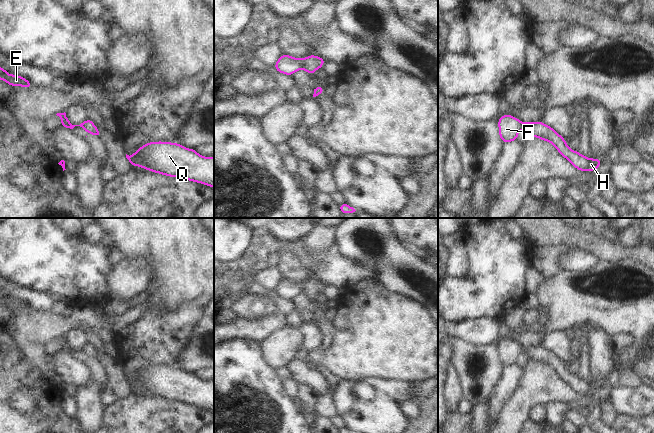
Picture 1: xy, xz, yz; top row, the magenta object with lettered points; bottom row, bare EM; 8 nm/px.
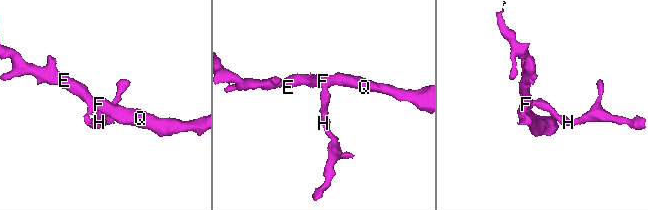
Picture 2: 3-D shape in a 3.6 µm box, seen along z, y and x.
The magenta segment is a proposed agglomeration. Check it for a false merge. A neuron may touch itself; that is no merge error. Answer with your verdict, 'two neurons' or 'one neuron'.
one neuron

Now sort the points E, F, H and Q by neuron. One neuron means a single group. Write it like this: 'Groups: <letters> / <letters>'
Groups: E F H Q.

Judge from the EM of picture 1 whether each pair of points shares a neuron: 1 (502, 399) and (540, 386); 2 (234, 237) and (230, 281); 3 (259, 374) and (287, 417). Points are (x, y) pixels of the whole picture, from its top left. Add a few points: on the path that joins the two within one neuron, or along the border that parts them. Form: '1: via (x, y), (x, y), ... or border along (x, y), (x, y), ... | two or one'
1: border along (522, 376), (513, 394), (497, 416) | two
2: border along (250, 245), (236, 260), (224, 262) | two
3: via (260, 385), (280, 406) | one

